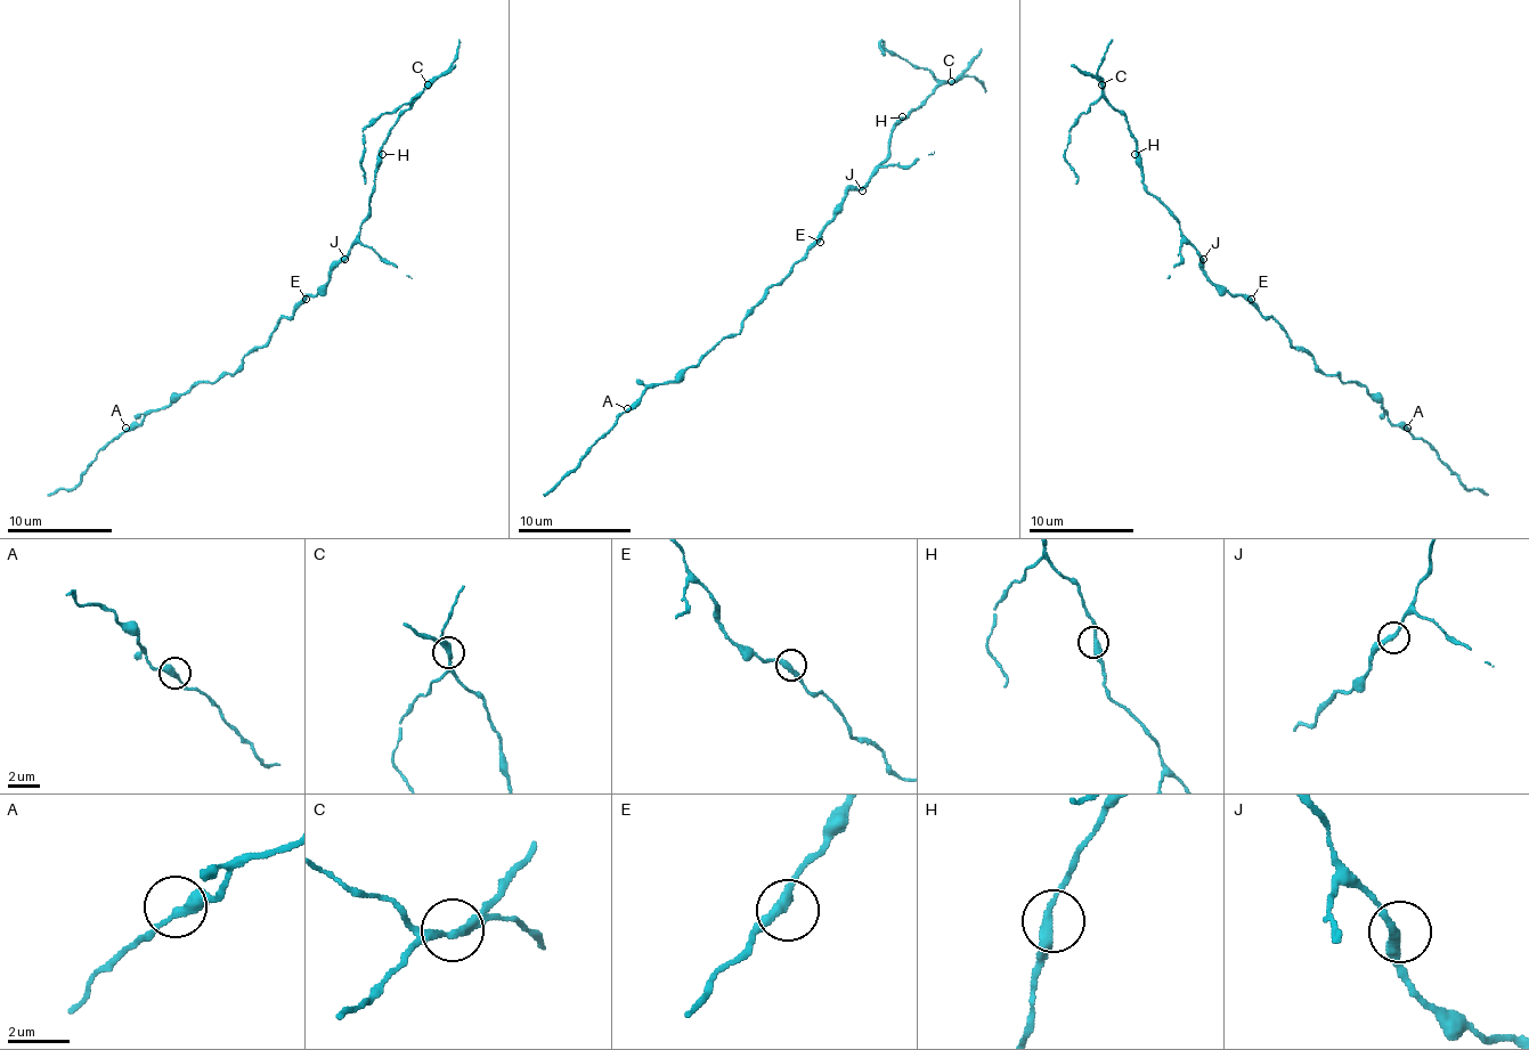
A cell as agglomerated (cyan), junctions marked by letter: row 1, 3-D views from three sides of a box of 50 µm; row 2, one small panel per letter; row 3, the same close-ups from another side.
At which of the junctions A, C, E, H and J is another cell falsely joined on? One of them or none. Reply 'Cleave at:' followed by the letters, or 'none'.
Cleave at: C

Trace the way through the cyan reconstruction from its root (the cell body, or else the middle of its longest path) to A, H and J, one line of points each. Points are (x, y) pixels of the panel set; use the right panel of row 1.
A: (1245, 301), (1273, 317), (1291, 346), (1301, 346), (1319, 369), (1343, 383), (1361, 383), (1388, 420), (1407, 428)
H: (1245, 301), (1222, 291), (1206, 275), (1203, 259), (1180, 230), (1180, 222), (1146, 188), (1140, 159), (1135, 154)
J: (1245, 301), (1222, 291), (1203, 269), (1203, 259)

